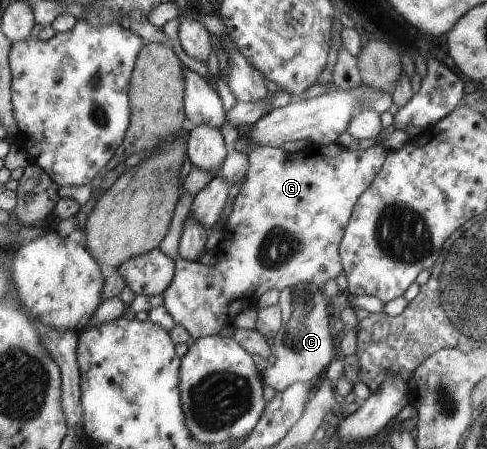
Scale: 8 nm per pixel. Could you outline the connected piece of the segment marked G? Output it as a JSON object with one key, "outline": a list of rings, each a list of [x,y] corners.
{"outline":[[[315,144],[307,145],[300,151],[287,153],[279,146],[252,146],[248,151],[247,160],[248,168],[241,178],[241,185],[237,195],[235,196],[231,208],[231,212],[226,218],[223,227],[223,234],[216,246],[214,254],[217,258],[213,266],[202,265],[198,261],[186,260],[184,258],[176,258],[174,260],[174,274],[170,284],[161,292],[163,298],[163,307],[172,317],[177,326],[184,327],[190,337],[197,339],[208,335],[217,335],[221,328],[233,324],[234,319],[246,307],[255,308],[257,301],[262,293],[268,289],[276,289],[277,291],[284,289],[290,285],[298,283],[316,282],[320,289],[323,282],[329,278],[336,278],[343,272],[340,266],[340,242],[344,236],[345,226],[350,218],[352,207],[356,199],[368,188],[373,178],[377,176],[378,170],[385,162],[385,154],[387,153],[383,145],[374,144],[366,149],[349,150],[346,147],[335,147],[333,149],[320,148]]]}

